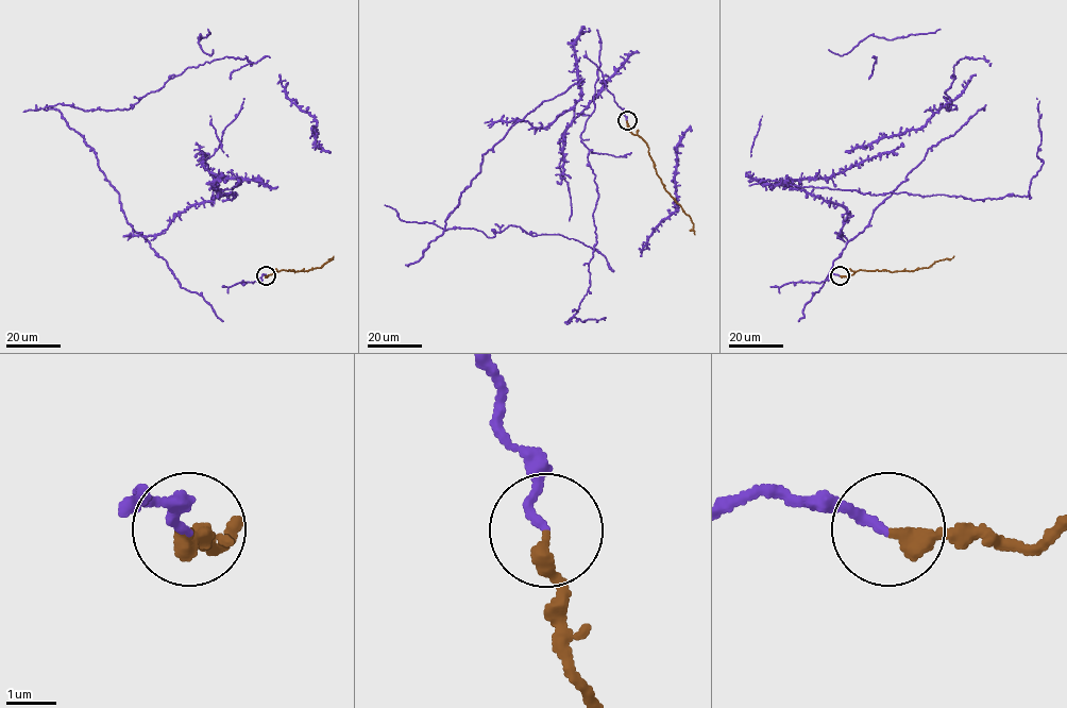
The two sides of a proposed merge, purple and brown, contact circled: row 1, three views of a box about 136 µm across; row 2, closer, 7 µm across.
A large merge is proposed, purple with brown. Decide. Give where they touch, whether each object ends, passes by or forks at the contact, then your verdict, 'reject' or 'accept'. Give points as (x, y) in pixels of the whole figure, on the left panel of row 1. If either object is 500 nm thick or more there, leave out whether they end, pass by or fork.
at (266, 275); purple ends there; brown ends there; accept

